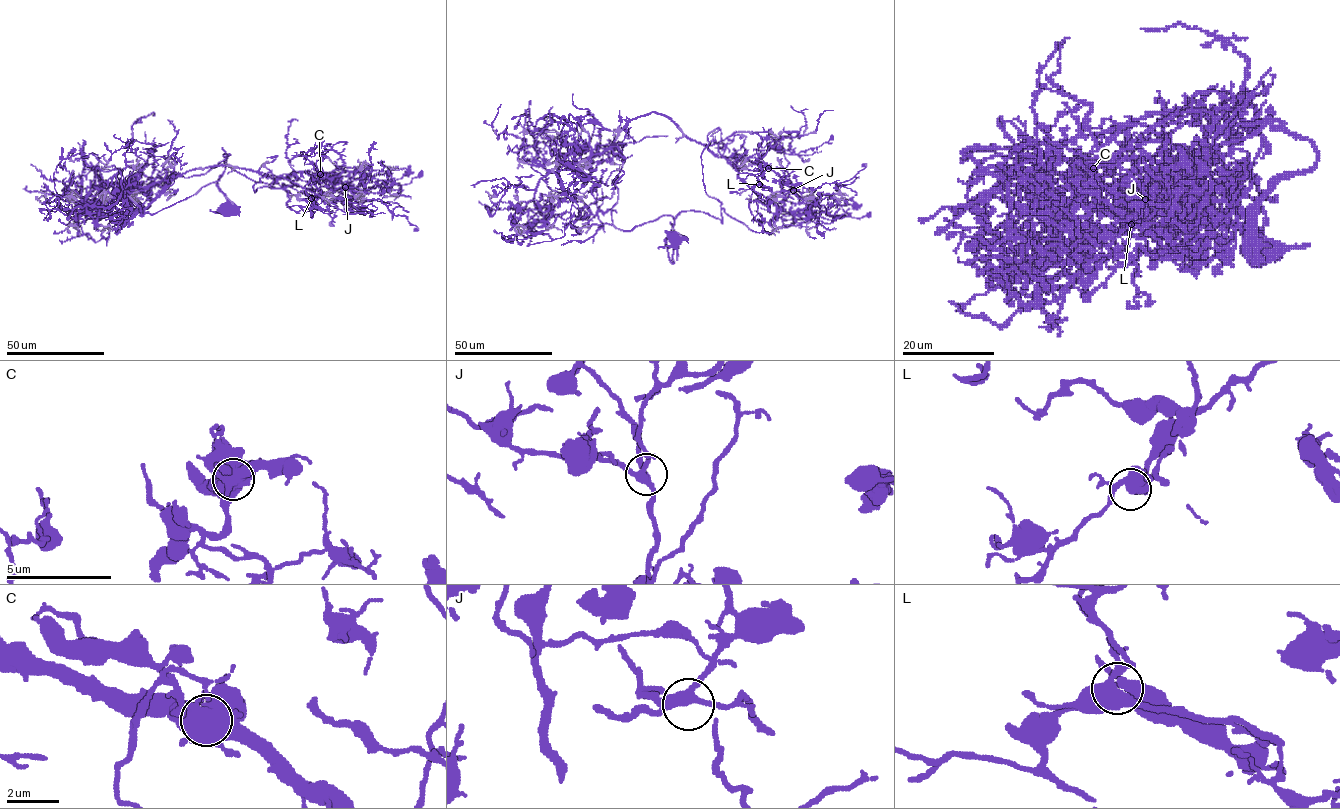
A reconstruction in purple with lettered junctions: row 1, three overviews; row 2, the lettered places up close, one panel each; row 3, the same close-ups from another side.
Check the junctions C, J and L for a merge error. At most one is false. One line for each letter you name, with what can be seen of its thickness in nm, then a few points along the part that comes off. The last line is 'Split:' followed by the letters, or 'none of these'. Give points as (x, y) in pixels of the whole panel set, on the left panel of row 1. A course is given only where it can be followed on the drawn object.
C: 700 nm | (320, 174), (196, 168), (143, 215), (121, 172), (98, 168), (85, 203), (114, 204), (139, 171)
Split: C

